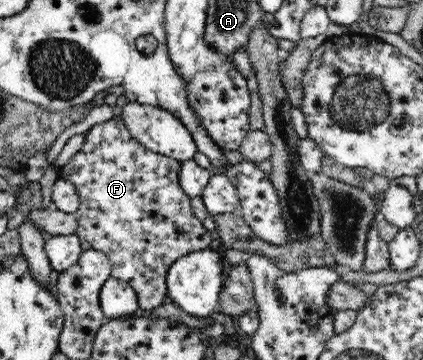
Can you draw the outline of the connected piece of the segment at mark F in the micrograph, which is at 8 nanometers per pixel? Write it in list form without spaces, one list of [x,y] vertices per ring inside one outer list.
[[[114,115],[107,121],[102,121],[97,125],[93,125],[93,128],[89,129],[85,135],[85,142],[82,149],[73,159],[71,159],[71,161],[69,161],[69,163],[67,163],[67,165],[65,165],[65,167],[59,170],[59,177],[64,181],[69,181],[69,183],[76,188],[81,201],[79,210],[75,213],[78,223],[76,234],[79,238],[88,241],[93,249],[105,253],[111,262],[111,277],[123,281],[135,290],[139,308],[153,310],[155,307],[159,307],[159,305],[163,303],[163,299],[168,296],[166,280],[171,264],[175,263],[179,257],[187,255],[187,253],[210,248],[211,243],[213,243],[213,237],[209,233],[210,231],[203,226],[203,222],[193,214],[189,195],[181,188],[179,182],[181,162],[177,159],[172,159],[171,157],[166,157],[165,155],[160,155],[159,153],[154,153],[153,151],[146,149],[135,137],[132,137],[132,134],[128,131],[128,128],[123,121],[122,115]]]

